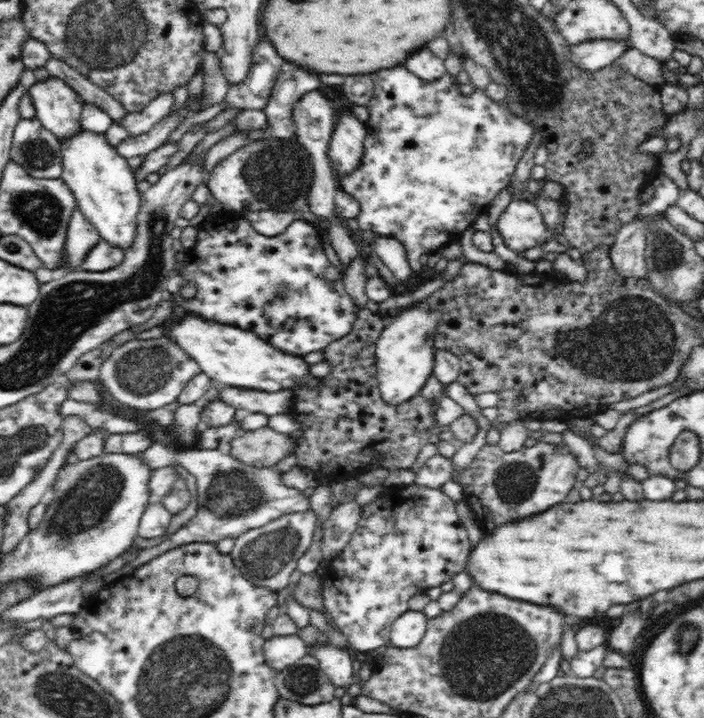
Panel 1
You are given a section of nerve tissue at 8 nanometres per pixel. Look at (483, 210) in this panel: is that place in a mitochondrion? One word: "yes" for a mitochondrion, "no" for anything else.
no

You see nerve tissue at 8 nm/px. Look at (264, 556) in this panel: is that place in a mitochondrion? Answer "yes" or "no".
yes

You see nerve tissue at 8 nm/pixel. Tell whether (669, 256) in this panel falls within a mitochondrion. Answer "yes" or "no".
yes

